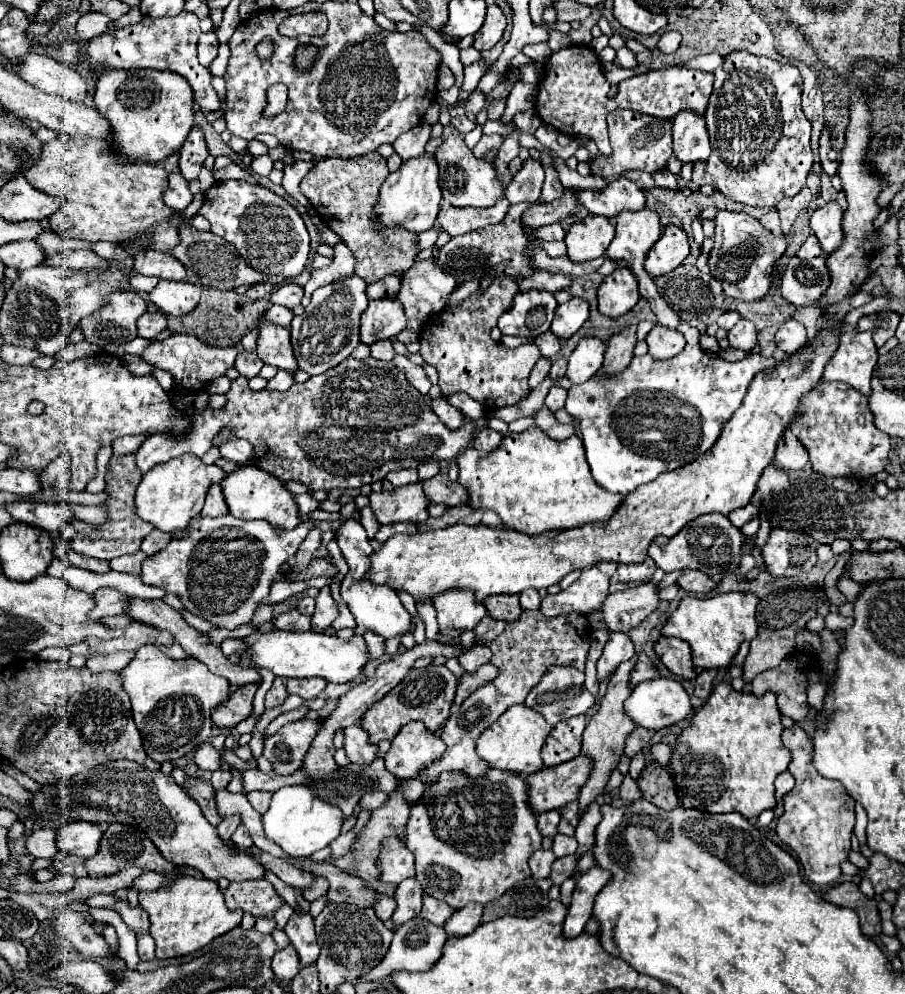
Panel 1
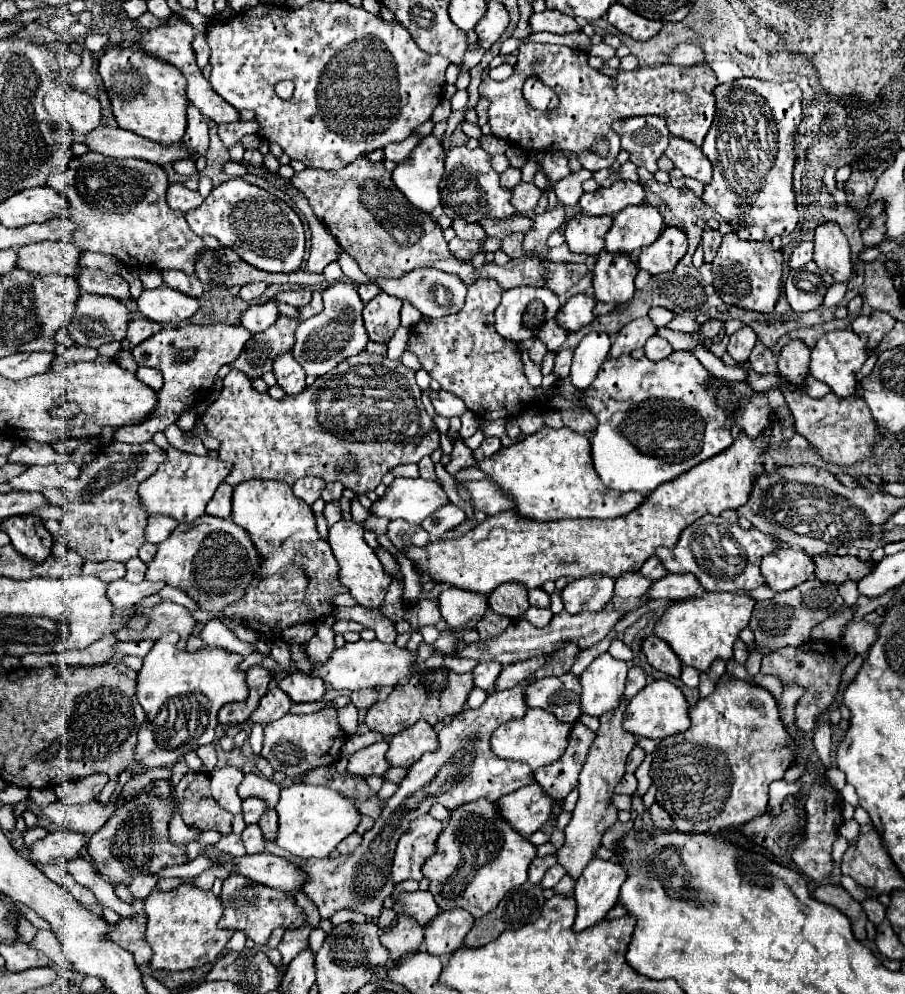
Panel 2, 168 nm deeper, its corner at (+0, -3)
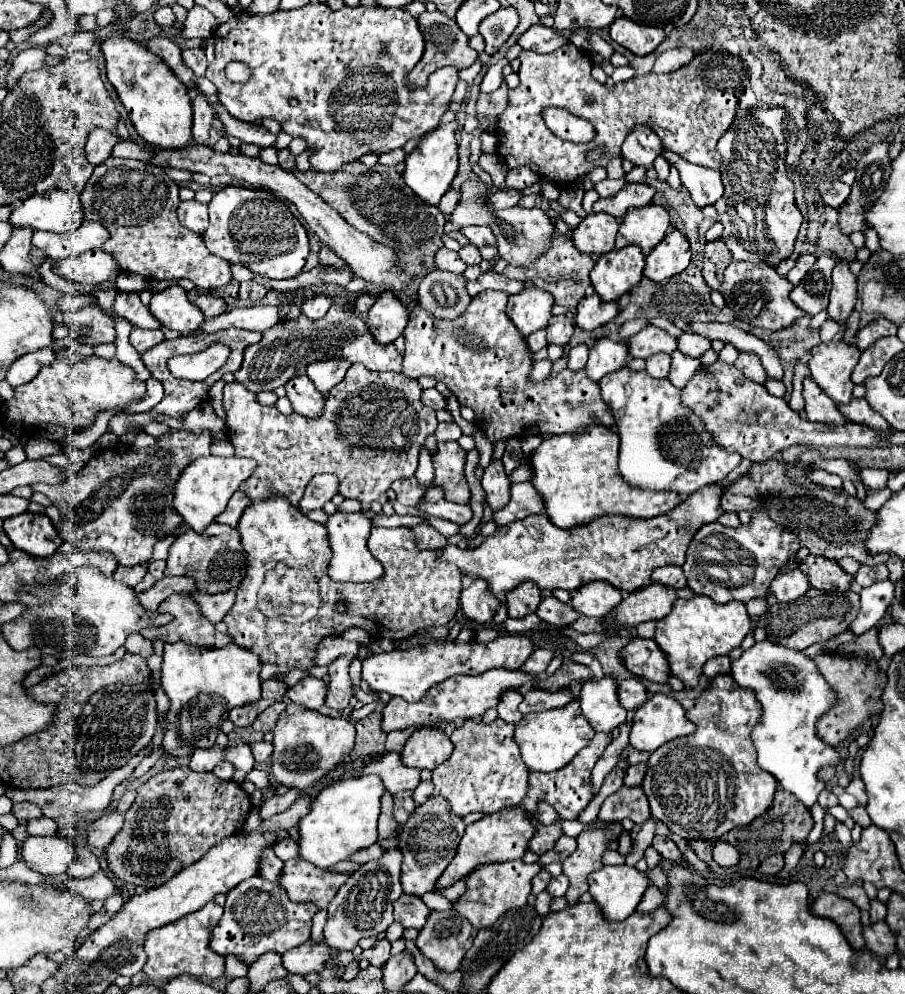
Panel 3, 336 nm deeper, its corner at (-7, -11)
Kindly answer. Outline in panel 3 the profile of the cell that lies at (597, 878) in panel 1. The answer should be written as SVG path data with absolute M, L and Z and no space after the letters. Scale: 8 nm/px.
M606 865L588 875L588 885L604 917L608 921L622 921L638 907L648 879L636 867Z

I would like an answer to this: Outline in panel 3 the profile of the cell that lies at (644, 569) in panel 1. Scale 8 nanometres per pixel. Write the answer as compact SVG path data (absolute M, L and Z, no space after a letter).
M676 565L656 569L656 571L652 573L652 581L664 583L664 585L674 587L674 589L682 589L682 587L686 587L686 577L684 577L684 571L682 571L682 567L676 567Z

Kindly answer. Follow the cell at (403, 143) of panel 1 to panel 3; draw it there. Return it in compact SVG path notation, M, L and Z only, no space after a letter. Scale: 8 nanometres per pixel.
M396 149L396 151L390 151L390 153L384 153L378 157L378 163L380 165L396 165L396 163L402 163L406 159L406 153L402 149Z

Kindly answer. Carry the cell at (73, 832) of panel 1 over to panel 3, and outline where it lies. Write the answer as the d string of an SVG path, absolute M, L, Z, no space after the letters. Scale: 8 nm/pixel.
M28 837L22 845L22 859L28 869L50 875L62 877L72 863L72 849L62 837Z

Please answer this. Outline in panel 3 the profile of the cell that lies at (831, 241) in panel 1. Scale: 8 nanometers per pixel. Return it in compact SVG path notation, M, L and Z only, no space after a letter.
M840 259L832 273L832 289L830 289L830 305L828 305L828 317L840 325L846 325L850 313L854 311L858 299L858 285L856 275L850 273L848 261Z

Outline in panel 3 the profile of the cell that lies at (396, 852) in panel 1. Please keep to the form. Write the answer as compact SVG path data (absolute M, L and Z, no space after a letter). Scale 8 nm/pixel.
M440 795L430 797L424 805L418 805L418 809L414 809L414 813L408 817L408 821L404 823L398 835L400 851L404 855L402 877L400 877L404 893L422 897L424 893L434 889L434 883L438 881L442 871L448 867L448 863L456 855L458 843L464 835L464 827L466 825L462 817L454 815L450 809L450 803Z

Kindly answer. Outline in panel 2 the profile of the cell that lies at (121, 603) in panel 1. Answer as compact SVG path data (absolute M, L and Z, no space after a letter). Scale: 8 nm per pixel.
M117 579L107 585L107 597L115 609L129 609L129 607L137 607L137 603L143 597L157 593L161 587L163 587L161 583L153 583L153 581L141 581L133 585L125 579Z

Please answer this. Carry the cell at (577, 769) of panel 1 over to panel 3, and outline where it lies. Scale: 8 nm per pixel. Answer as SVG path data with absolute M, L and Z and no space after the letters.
M512 807L512 809L502 809L498 813L492 815L484 815L480 821L472 823L466 827L466 833L458 845L456 857L454 861L448 865L448 869L442 873L442 877L436 881L434 891L446 889L452 883L468 877L472 871L476 871L480 865L486 863L502 863L502 861L512 861L512 859L520 859L528 847L528 839L532 837L532 825L528 815L524 815L524 809L520 807Z

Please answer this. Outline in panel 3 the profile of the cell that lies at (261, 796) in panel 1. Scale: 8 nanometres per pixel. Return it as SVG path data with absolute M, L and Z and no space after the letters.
M280 839L280 841L274 845L274 853L276 853L282 861L296 859L296 857L298 857L298 845L296 845L292 839Z

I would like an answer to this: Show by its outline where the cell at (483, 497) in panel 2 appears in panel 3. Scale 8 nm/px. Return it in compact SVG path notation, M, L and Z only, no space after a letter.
M514 483L510 487L512 499L510 505L494 513L494 521L498 525L512 523L516 519L524 519L532 513L542 513L544 511L544 501L540 493L536 493L536 487L530 483Z

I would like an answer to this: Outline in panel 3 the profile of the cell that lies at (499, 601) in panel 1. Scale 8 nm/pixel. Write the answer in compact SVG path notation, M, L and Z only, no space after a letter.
M532 581L520 583L516 589L512 589L508 595L508 615L510 617L524 617L528 613L534 613L540 603L540 589L532 585Z

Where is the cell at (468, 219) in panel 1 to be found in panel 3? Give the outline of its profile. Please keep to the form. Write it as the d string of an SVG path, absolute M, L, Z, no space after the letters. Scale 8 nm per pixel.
M466 245L466 247L462 247L458 253L460 253L460 259L462 259L466 265L480 265L480 261L482 261L482 257L480 257L480 253L478 253L478 247L474 247L474 245Z

